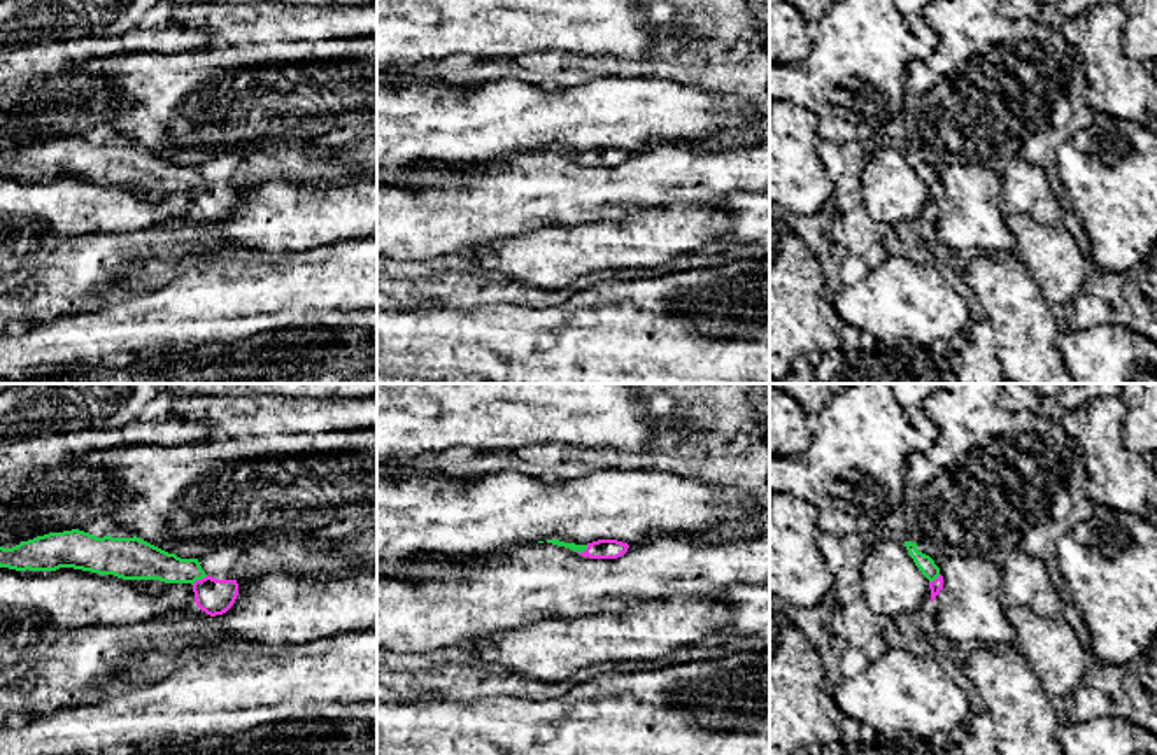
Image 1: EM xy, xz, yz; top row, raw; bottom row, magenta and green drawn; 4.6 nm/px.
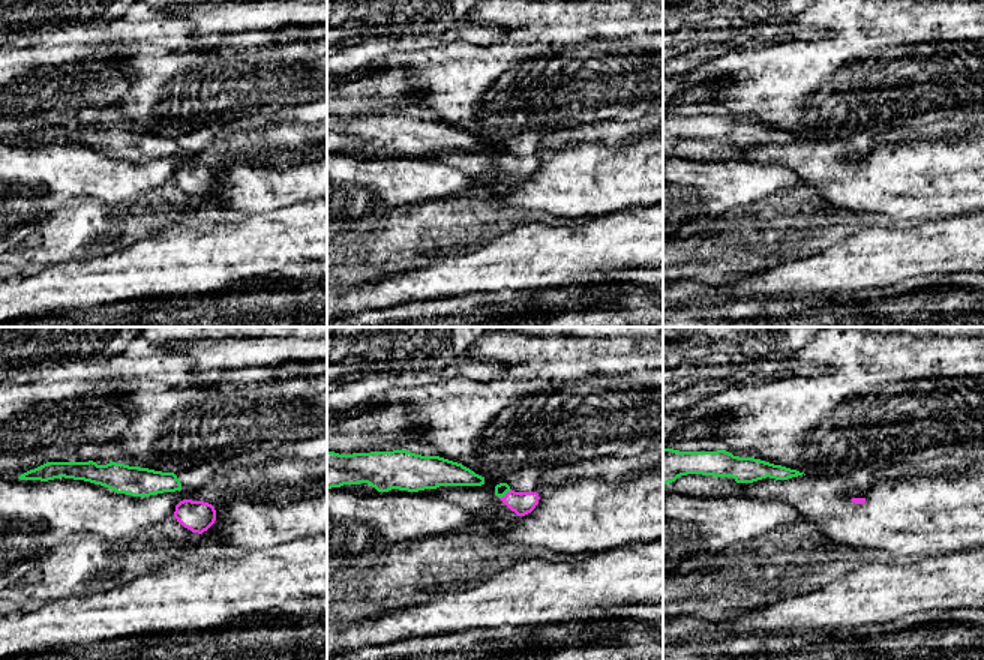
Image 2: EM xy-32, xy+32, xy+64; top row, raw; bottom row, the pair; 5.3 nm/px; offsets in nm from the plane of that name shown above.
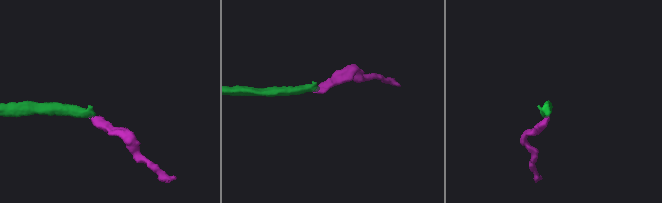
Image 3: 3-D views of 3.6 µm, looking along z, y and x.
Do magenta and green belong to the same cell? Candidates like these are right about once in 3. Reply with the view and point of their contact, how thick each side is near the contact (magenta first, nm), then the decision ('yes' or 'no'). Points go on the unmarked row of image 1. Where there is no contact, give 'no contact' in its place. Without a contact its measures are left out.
contact xy (198, 188); calibres 160 and 160 nm; yes

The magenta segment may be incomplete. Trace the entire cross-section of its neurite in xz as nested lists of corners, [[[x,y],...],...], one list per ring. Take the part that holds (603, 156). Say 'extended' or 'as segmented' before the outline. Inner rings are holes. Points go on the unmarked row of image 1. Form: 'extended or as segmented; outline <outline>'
extended; outline [[[547,147],[547,151],[570,156],[589,166],[617,166],[628,159],[629,152],[617,147],[598,147],[587,152],[564,151],[559,147]]]

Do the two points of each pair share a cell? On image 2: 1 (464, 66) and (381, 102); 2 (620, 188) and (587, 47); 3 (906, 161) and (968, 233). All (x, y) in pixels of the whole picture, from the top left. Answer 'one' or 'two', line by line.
1: two
2: two
3: two

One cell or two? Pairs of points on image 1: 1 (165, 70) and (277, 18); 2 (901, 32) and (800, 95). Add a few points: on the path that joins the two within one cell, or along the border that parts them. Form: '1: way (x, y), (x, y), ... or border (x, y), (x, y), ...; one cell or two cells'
1: way (193, 74), (223, 63), (249, 37); one cell
2: way (877, 42), (840, 79), (824, 88); one cell

